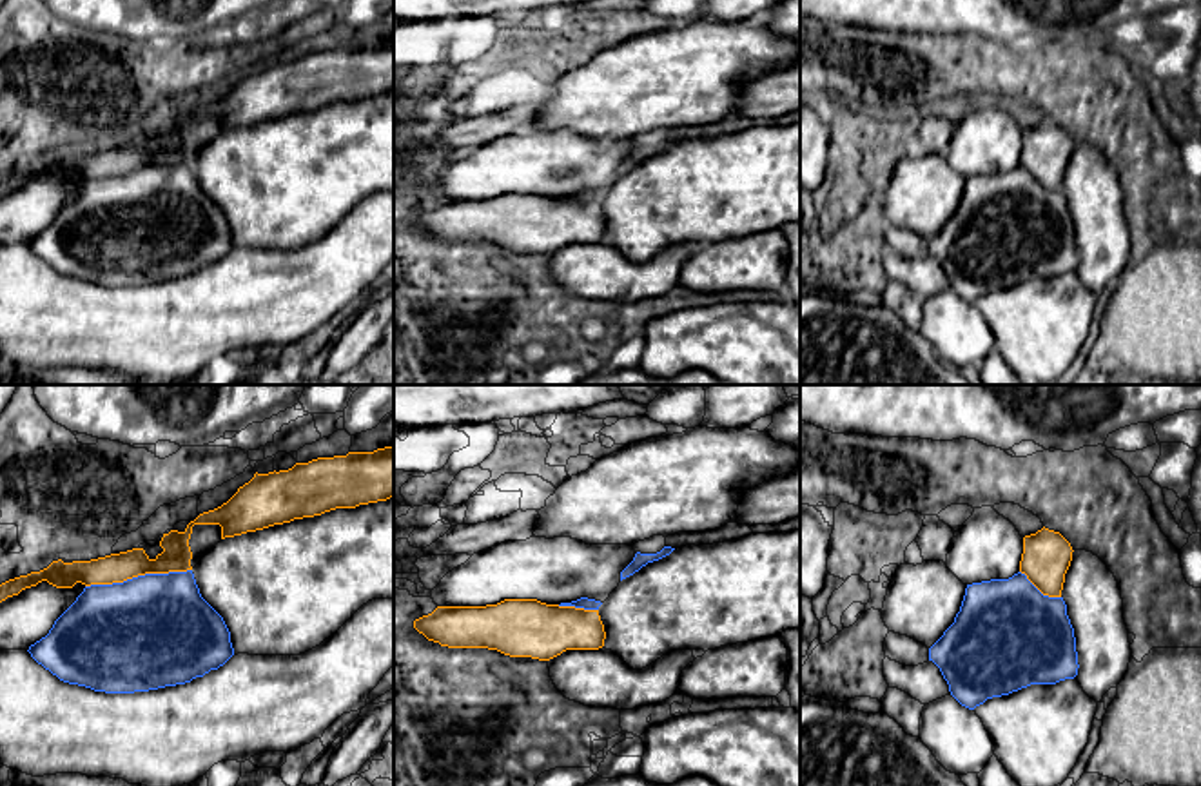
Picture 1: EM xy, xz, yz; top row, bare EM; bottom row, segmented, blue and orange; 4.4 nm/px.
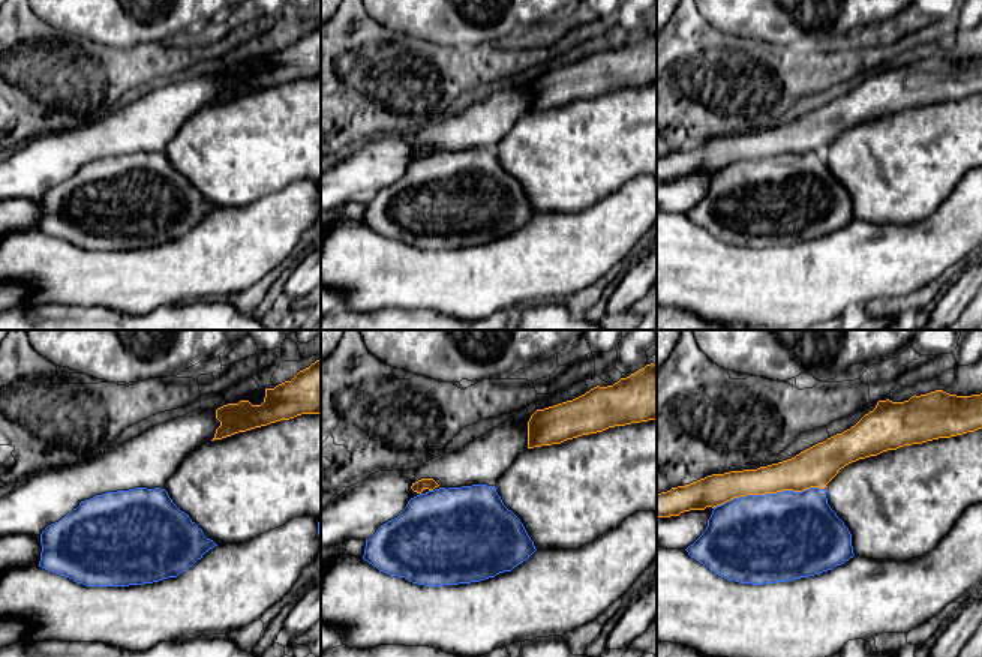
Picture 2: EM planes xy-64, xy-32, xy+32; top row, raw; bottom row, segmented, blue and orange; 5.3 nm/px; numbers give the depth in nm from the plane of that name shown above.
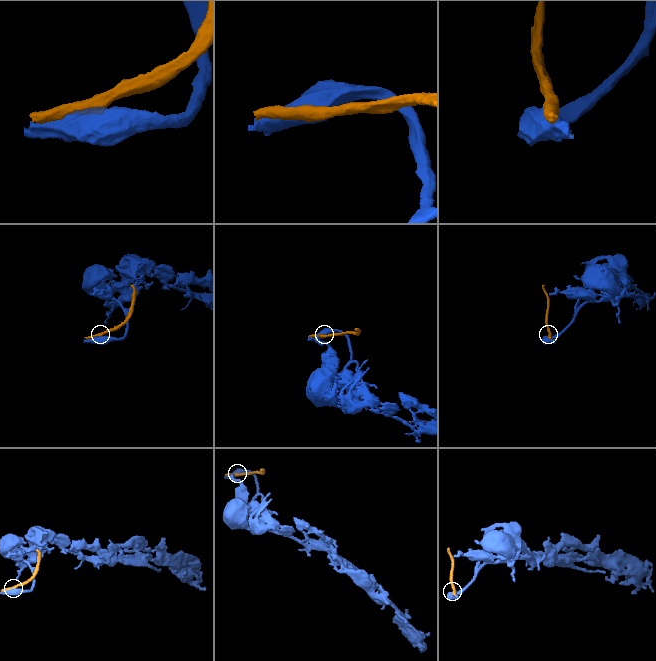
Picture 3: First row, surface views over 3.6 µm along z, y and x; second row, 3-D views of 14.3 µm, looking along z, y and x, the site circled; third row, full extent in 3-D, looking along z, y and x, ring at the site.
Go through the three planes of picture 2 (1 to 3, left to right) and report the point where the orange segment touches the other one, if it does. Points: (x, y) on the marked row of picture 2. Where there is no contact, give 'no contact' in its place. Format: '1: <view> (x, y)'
1: no contact
2: xy-32 (431, 491)
3: xy+32 (768, 494)

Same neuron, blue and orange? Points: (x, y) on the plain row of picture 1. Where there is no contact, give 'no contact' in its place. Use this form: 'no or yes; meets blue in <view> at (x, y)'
yes; meets blue in xy at (138, 169)

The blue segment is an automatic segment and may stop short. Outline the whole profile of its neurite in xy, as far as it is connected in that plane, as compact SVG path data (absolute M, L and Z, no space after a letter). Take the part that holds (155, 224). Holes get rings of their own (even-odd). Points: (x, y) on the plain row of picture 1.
M394 40L374 45L348 45L347 49L317 51L308 56L296 56L288 64L254 67L254 71L238 82L238 85L221 100L200 107L183 125L171 123L163 127L163 142L151 152L143 142L132 142L120 147L91 154L63 156L53 154L40 165L31 165L0 178L0 196L18 189L22 183L36 180L42 174L56 182L73 182L82 176L85 182L76 194L54 214L45 231L29 240L31 251L56 269L60 274L91 281L105 287L134 287L165 280L190 276L210 263L223 260L232 249L230 225L223 211L201 191L196 178L190 152L189 133L194 118L220 118L221 133L263 123L294 113L314 111L336 102L356 102L359 98L386 94L394 89Z

